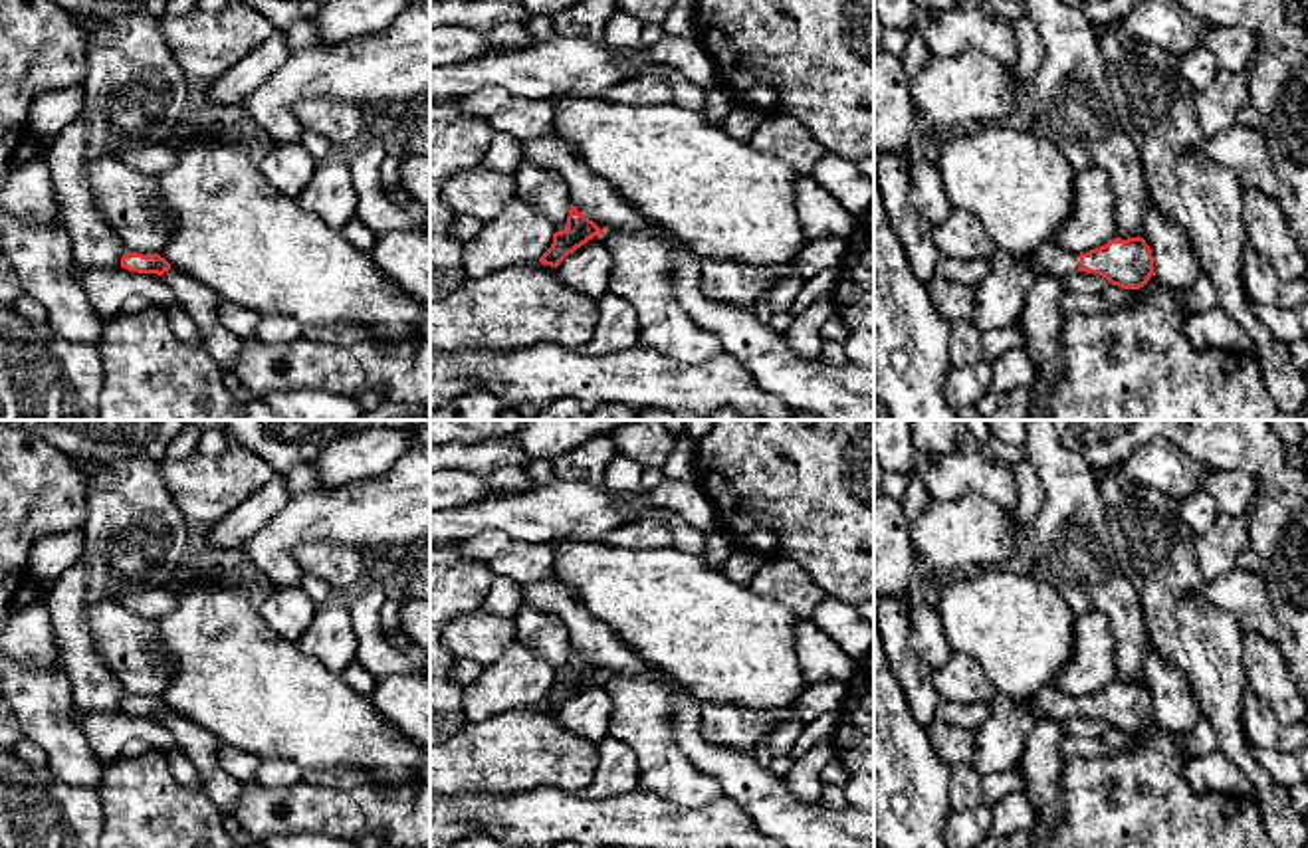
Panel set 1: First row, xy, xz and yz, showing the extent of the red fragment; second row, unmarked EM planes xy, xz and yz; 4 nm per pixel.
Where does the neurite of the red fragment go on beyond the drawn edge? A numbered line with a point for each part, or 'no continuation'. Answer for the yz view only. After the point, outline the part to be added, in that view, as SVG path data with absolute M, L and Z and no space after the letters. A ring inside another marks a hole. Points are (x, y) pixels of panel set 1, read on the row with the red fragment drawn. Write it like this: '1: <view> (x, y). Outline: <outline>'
1: yz (1049, 260). Outline: M1044 242L1035 254L1031 254L1035 265L1035 277L1054 275L1066 279L1080 267L1080 256L1062 250L1056 242Z

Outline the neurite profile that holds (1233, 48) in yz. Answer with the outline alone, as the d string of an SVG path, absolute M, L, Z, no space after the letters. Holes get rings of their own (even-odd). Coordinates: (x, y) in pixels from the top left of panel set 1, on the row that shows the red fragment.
M1211 24L1203 46L1213 53L1219 71L1239 73L1251 65L1254 36L1247 28Z

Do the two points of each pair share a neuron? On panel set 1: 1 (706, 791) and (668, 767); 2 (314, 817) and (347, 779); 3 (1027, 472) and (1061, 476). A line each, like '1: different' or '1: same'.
1: same
2: different
3: different

